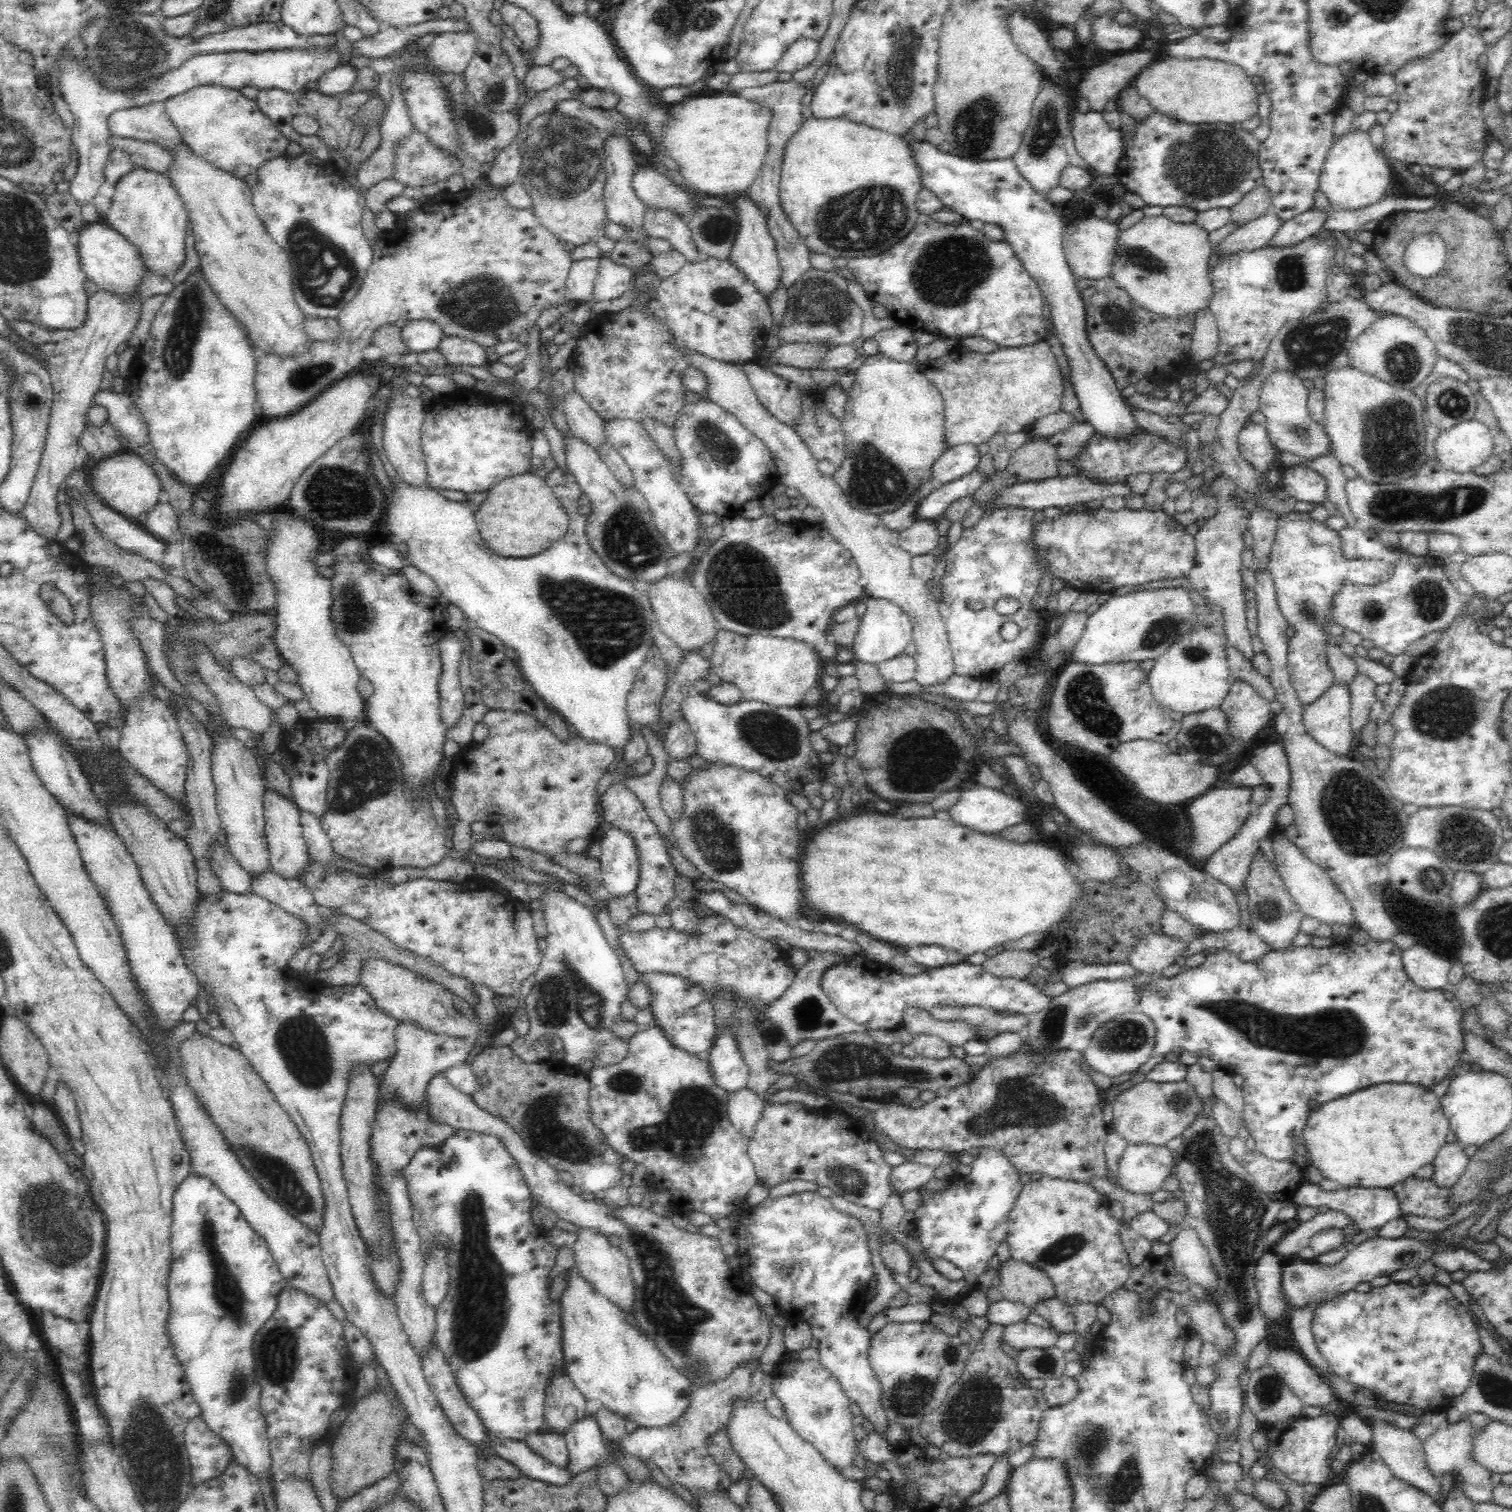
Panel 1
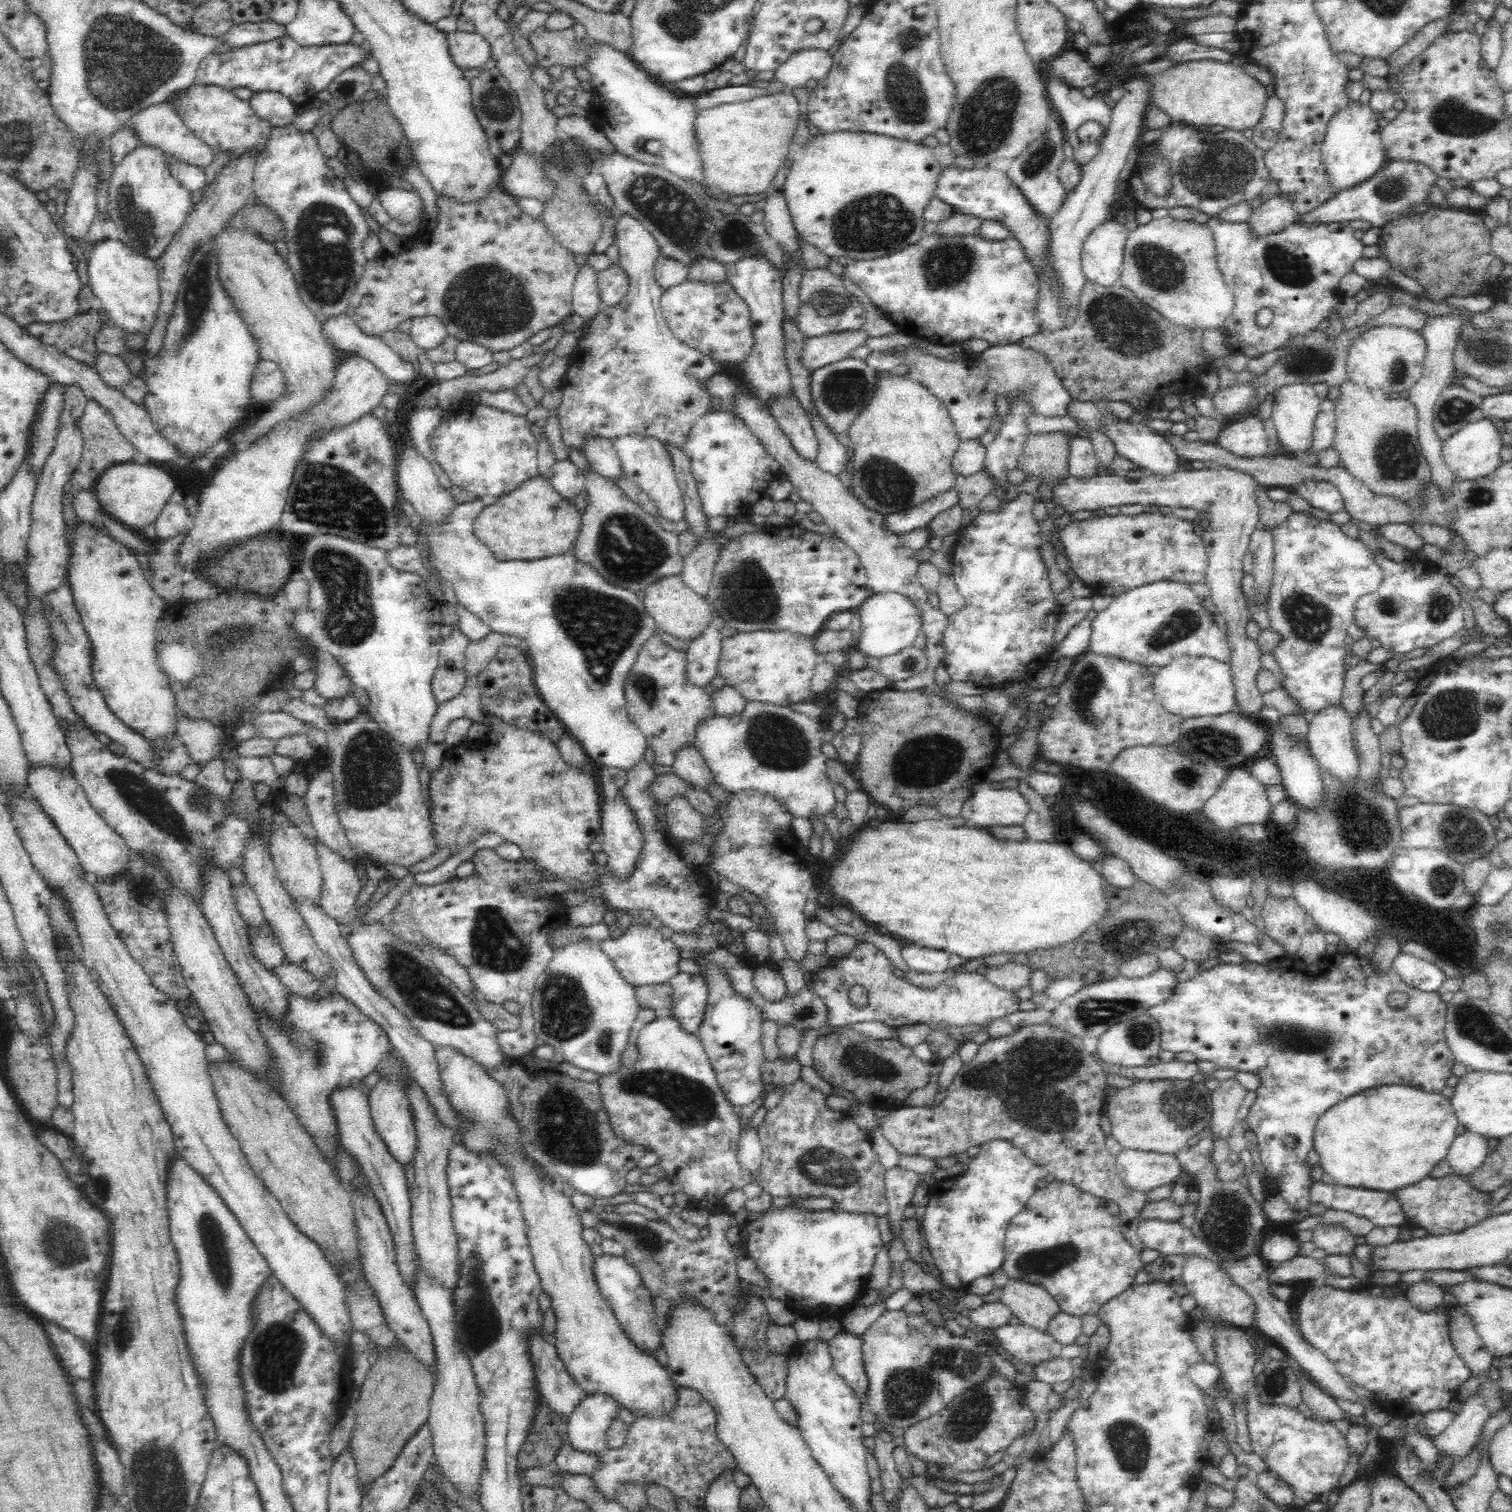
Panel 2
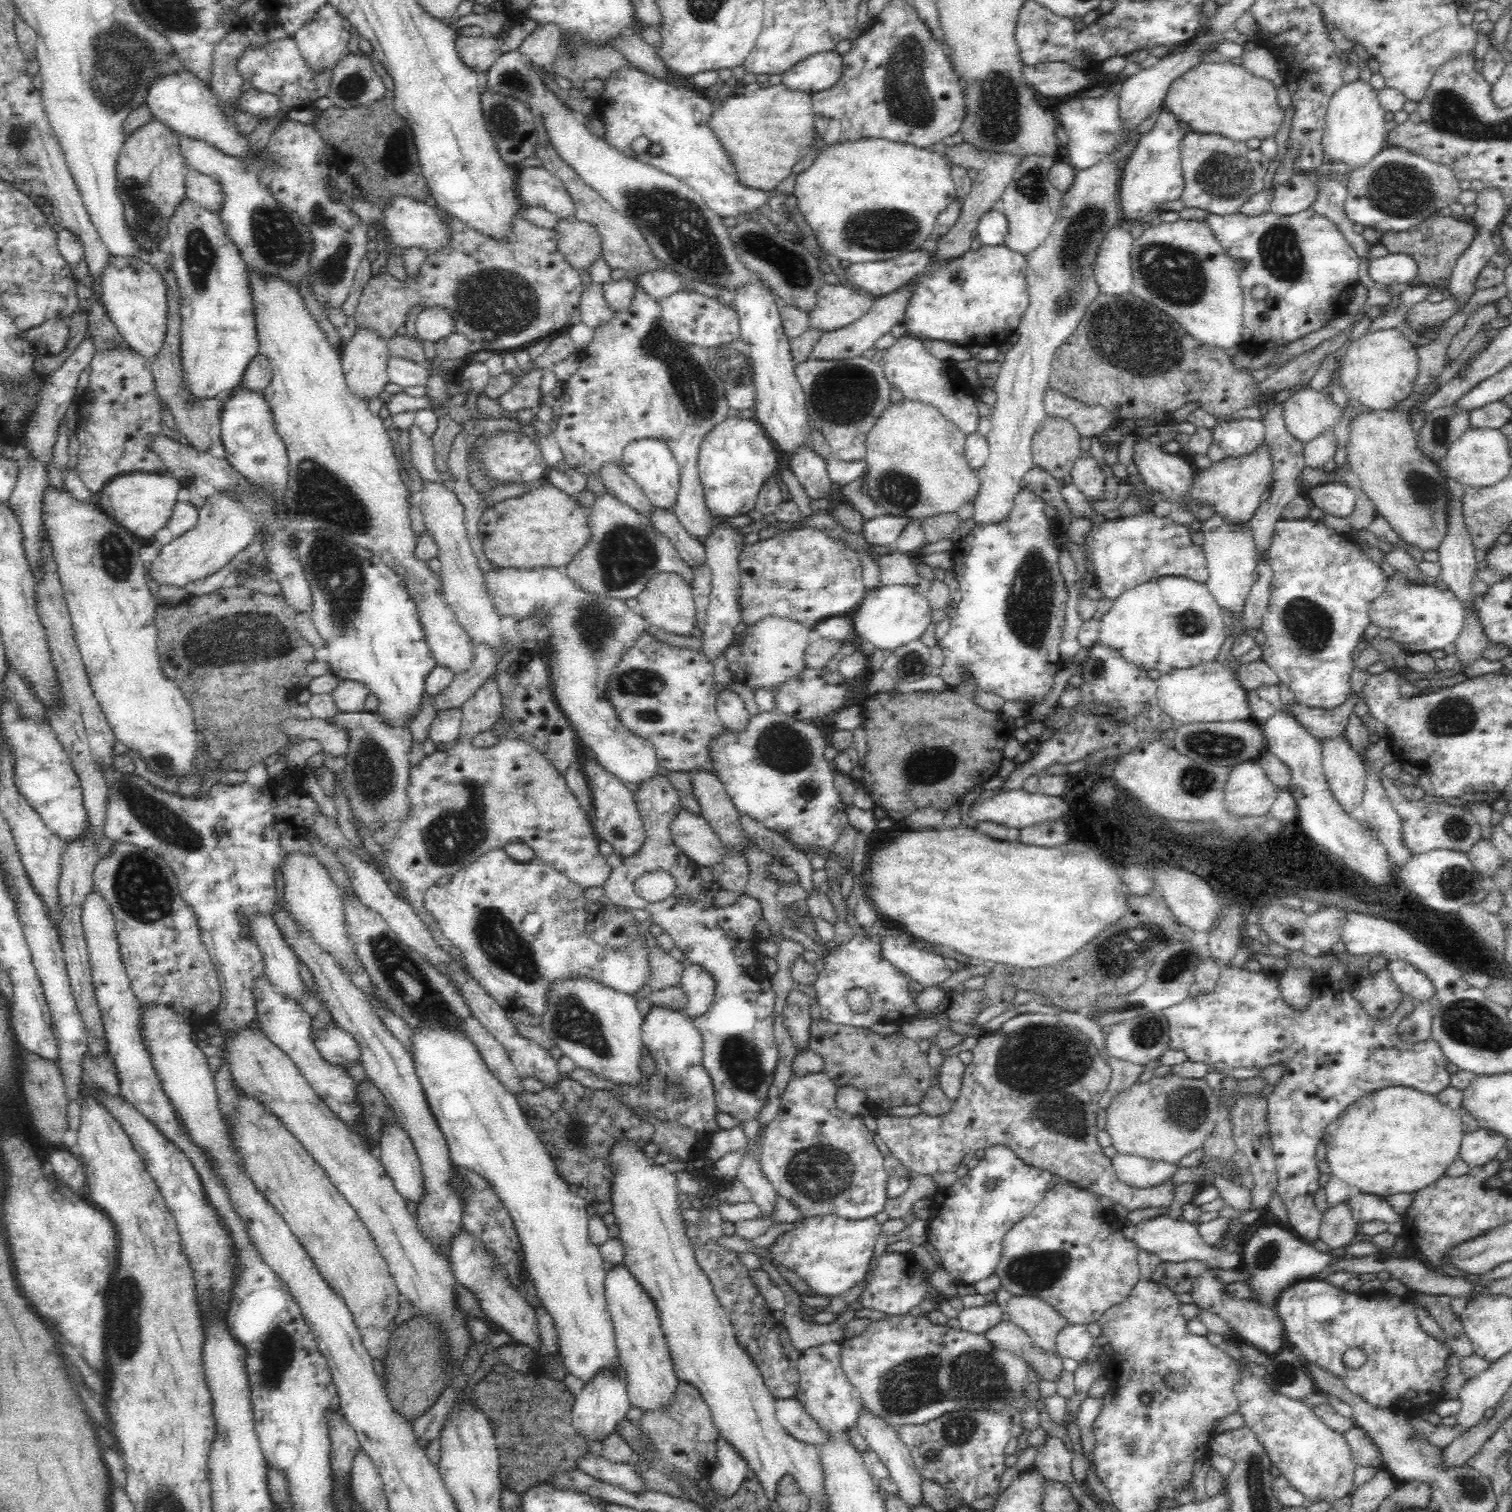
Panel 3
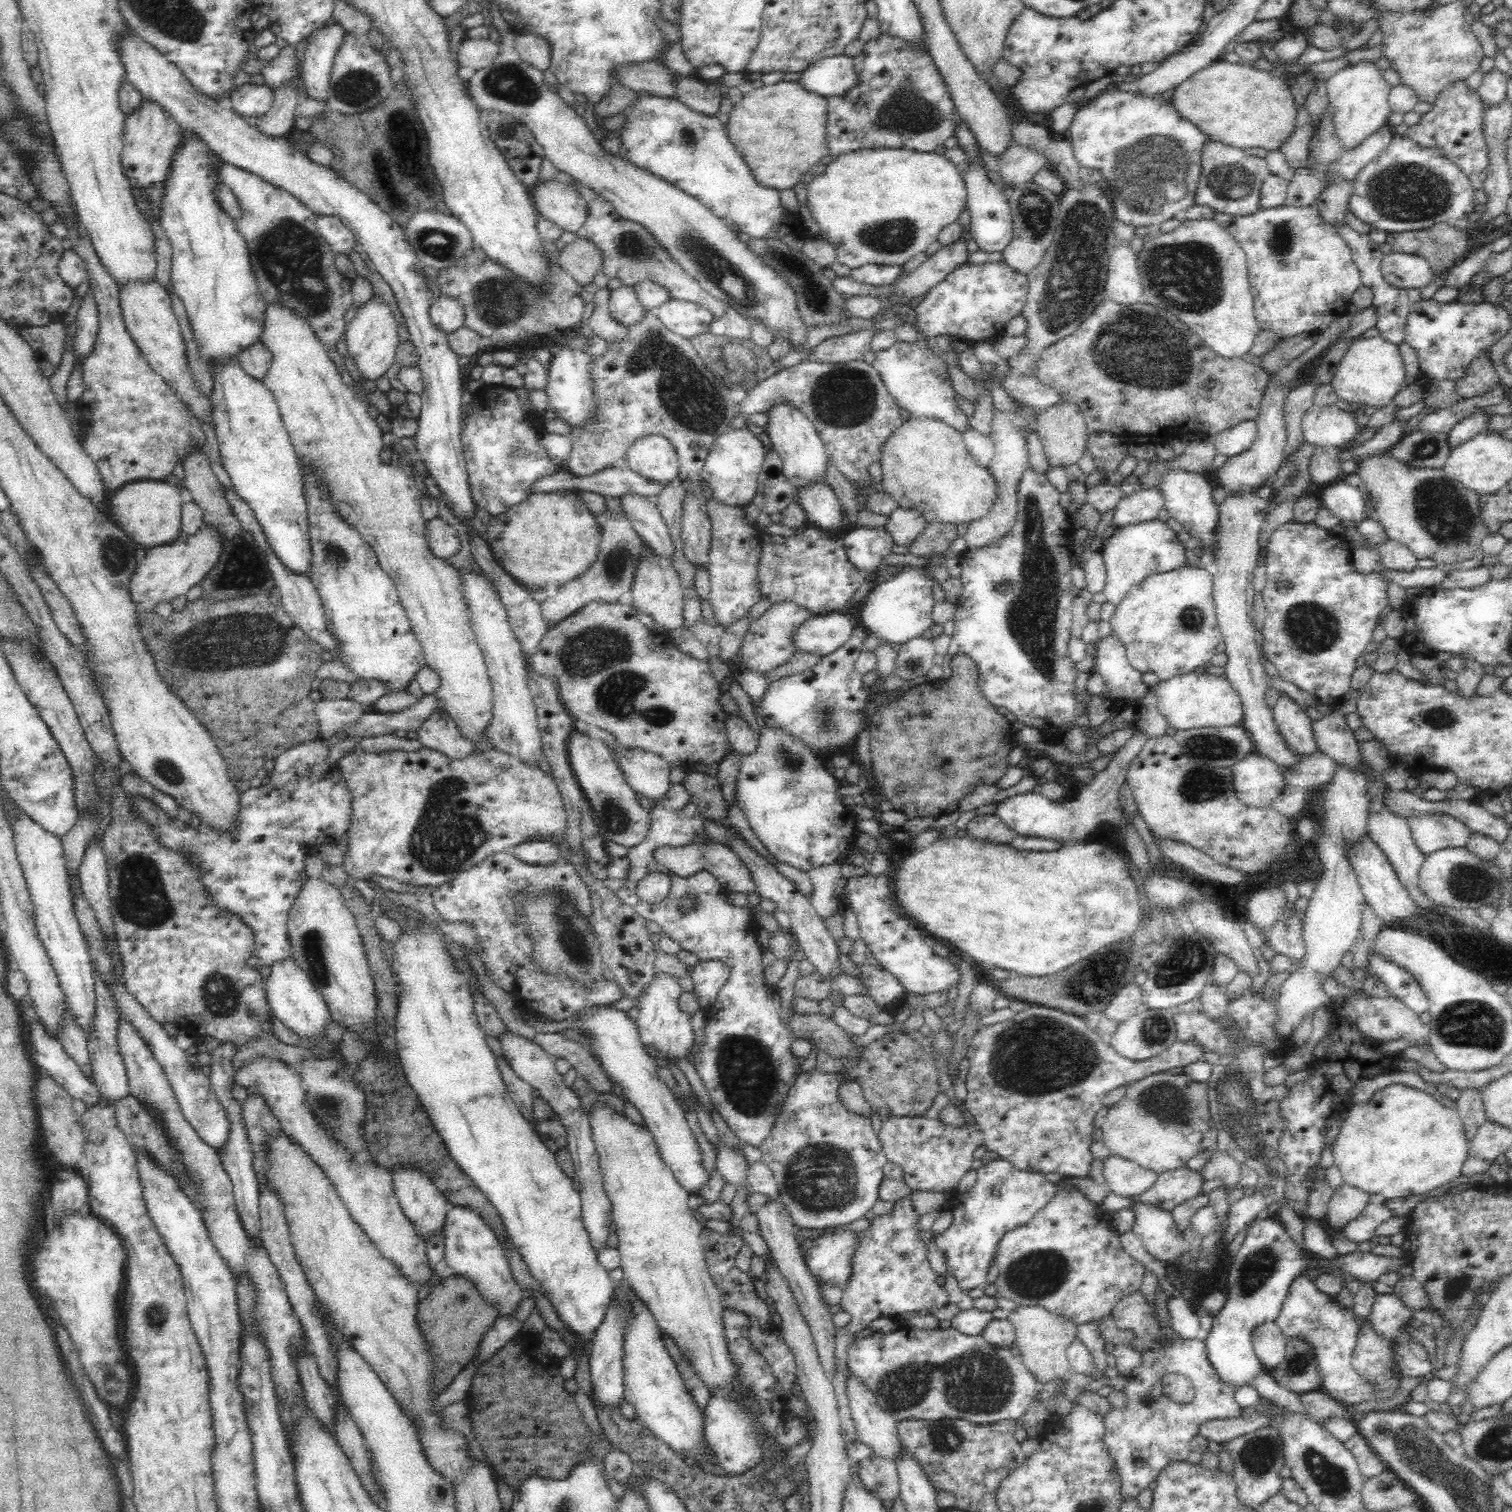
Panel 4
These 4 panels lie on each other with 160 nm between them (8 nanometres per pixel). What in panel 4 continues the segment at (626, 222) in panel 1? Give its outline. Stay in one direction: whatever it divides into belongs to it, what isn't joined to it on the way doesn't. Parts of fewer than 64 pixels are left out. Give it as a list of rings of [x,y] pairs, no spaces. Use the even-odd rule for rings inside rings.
[[[646,311],[639,323],[629,326],[630,336],[626,342],[609,344],[606,356],[594,357],[592,379],[598,403],[598,414],[583,429],[573,428],[569,435],[572,439],[572,452],[563,470],[578,477],[591,476],[606,468],[628,467],[626,454],[628,447],[646,434],[663,434],[674,445],[679,456],[680,479],[688,482],[682,511],[682,553],[690,564],[709,568],[709,552],[712,529],[710,519],[704,509],[701,471],[712,444],[724,432],[728,432],[732,420],[738,415],[738,405],[731,400],[731,382],[717,377],[717,372],[708,369],[689,340],[668,330],[654,311]]]

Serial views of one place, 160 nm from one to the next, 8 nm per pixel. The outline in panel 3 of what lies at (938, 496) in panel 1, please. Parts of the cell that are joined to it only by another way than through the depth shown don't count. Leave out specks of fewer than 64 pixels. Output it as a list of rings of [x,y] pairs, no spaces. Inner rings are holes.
[[[886,514],[866,519],[862,524],[864,544],[870,544],[870,548],[894,544],[908,520],[910,517]]]

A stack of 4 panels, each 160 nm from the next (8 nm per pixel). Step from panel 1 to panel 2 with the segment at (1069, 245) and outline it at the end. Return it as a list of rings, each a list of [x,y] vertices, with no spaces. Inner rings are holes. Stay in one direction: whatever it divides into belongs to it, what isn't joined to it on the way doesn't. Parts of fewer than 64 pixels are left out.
[[[1108,220],[1084,241],[1081,263],[1088,281],[1106,288],[1119,283],[1128,229]]]

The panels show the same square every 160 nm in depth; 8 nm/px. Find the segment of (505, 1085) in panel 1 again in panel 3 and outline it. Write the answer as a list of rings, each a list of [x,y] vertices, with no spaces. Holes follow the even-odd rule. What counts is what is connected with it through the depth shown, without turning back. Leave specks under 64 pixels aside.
[[[563,1078],[555,1089],[542,1089],[540,1092],[524,1092],[517,1098],[520,1108],[524,1111],[528,1124],[535,1130],[538,1138],[544,1143],[548,1152],[555,1158],[558,1172],[568,1184],[585,1186],[591,1196],[598,1202],[610,1201],[610,1186],[612,1186],[612,1169],[608,1165],[608,1150],[618,1138],[629,1138],[640,1148],[652,1140],[654,1127],[640,1119],[638,1115],[626,1107],[614,1092],[609,1090],[594,1090],[580,1084],[580,1082]]]

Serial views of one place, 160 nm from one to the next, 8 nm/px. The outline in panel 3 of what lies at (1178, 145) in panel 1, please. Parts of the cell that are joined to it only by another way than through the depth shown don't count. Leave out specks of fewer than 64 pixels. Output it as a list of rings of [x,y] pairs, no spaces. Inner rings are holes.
[[[1190,130],[1184,136],[1180,152],[1183,155],[1184,190],[1177,201],[1163,204],[1164,211],[1179,213],[1182,209],[1196,207],[1220,216],[1234,214],[1253,194],[1266,188],[1266,171],[1271,160],[1260,149],[1250,149],[1246,142]]]

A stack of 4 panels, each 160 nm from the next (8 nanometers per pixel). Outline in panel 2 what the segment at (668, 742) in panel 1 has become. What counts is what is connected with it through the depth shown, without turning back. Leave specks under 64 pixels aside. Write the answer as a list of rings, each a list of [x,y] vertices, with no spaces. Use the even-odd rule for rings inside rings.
[[[682,747],[676,755],[673,772],[690,787],[706,789],[715,782],[712,771],[705,763],[700,751],[694,747]]]

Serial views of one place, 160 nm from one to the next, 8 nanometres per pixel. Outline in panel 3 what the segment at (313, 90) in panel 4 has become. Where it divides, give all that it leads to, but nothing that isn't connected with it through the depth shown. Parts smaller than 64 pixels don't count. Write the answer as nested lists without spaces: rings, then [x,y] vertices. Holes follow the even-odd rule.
[[[329,3],[297,30],[293,39],[312,73],[332,69],[347,51],[350,31],[354,30]]]

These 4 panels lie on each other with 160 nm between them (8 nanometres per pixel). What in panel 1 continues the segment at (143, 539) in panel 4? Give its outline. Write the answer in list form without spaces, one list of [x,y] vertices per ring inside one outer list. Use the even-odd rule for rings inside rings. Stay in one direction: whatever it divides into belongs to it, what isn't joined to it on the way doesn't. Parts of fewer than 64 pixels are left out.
[[[129,450],[99,460],[90,470],[89,483],[104,504],[131,520],[136,520],[143,512],[151,511],[159,503],[158,496],[164,489],[149,463]]]

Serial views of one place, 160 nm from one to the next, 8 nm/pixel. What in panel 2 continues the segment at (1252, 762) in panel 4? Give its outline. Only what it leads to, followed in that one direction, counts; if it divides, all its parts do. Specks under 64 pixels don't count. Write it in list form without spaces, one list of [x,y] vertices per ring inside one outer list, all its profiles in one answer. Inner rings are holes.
[[[1238,765],[1229,768],[1225,779],[1203,806],[1203,813],[1220,830],[1234,830],[1243,825],[1263,824],[1269,820],[1273,805],[1268,800],[1267,786],[1258,782],[1252,773]]]

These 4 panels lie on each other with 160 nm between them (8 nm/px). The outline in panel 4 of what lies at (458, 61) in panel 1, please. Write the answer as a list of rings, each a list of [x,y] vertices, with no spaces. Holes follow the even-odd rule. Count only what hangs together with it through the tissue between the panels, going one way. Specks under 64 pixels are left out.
[[[465,37],[457,52],[460,66],[471,66],[480,70],[494,62],[499,55],[499,43],[490,39],[473,39]]]

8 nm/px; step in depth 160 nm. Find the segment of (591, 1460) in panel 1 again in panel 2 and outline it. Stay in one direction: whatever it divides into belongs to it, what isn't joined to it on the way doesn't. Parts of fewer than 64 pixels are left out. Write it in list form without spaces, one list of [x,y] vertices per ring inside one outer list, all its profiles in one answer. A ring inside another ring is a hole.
[[[592,1392],[586,1394],[576,1408],[569,1414],[569,1421],[567,1422],[567,1432],[572,1448],[581,1450],[582,1452],[604,1452],[606,1446],[606,1432],[610,1429],[612,1421],[618,1418],[620,1406],[618,1401],[613,1396],[608,1396],[603,1392]]]

